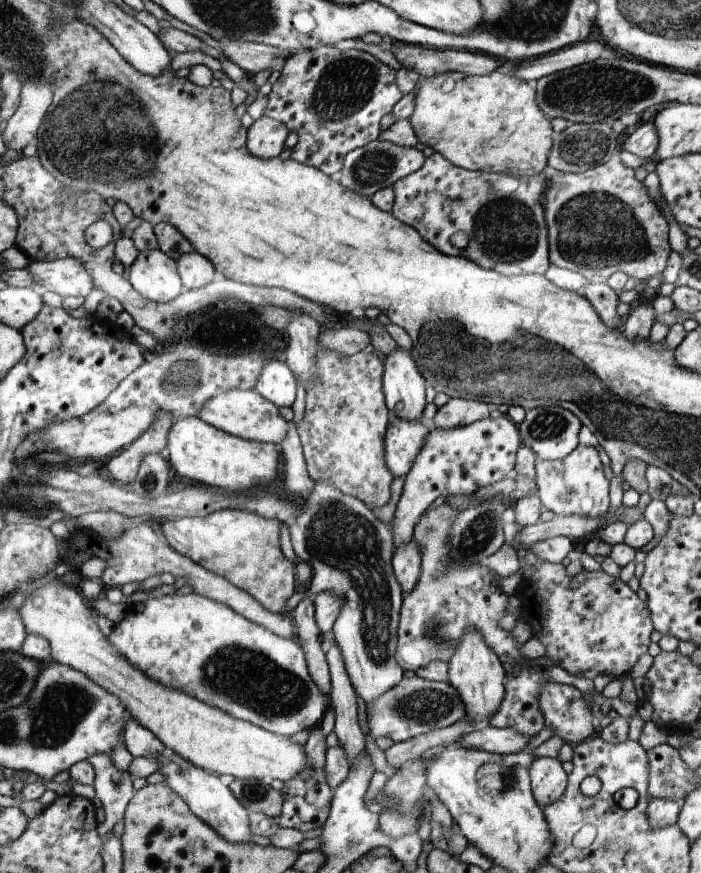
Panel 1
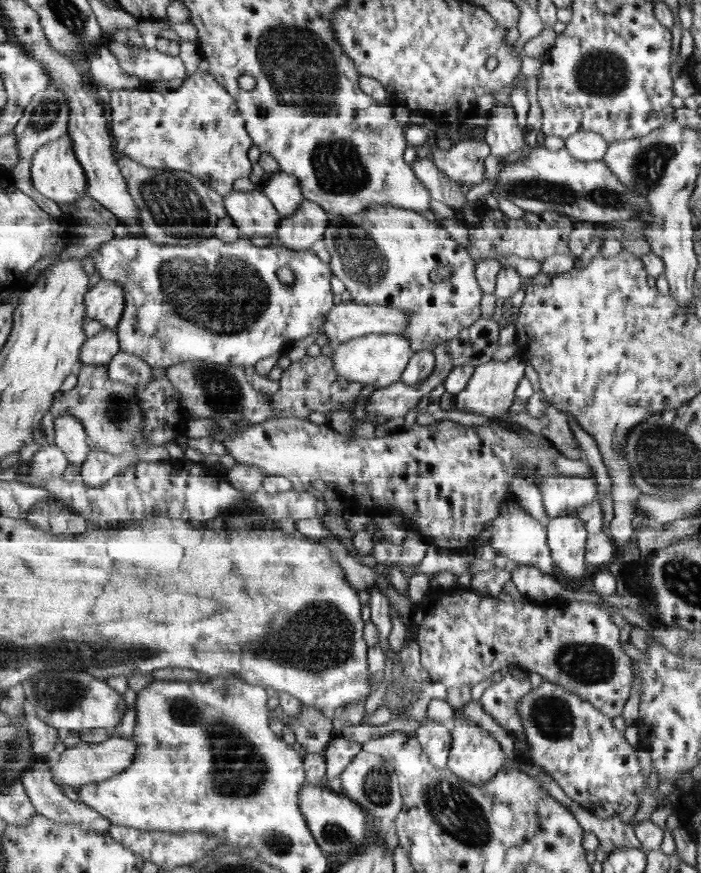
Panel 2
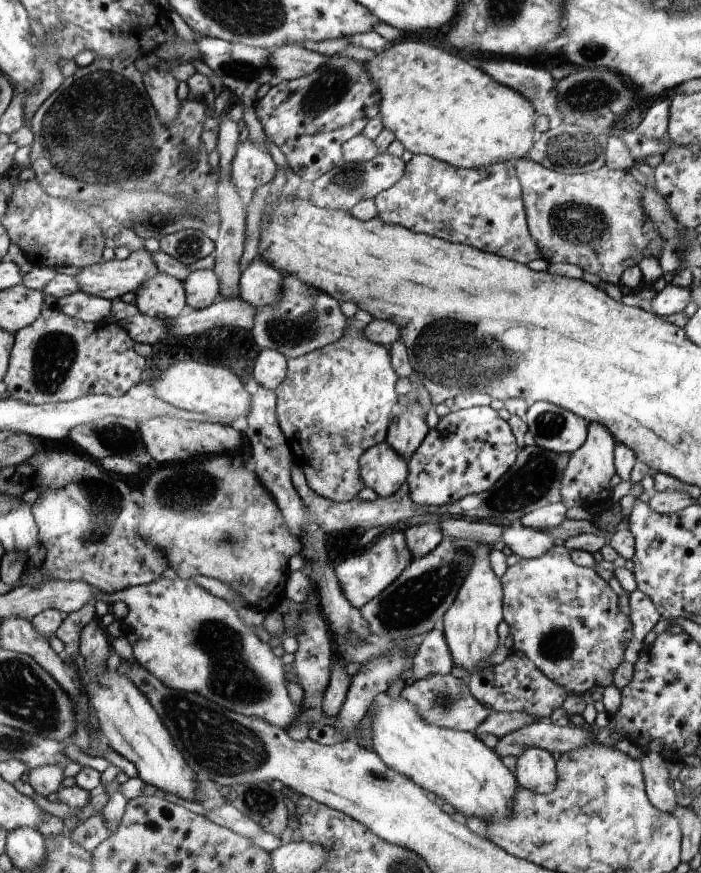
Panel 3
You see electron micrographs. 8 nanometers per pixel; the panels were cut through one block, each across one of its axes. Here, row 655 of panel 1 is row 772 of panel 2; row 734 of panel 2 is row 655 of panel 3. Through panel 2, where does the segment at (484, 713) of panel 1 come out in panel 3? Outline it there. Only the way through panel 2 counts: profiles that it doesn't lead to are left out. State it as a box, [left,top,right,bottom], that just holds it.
[445,554,505,674]

